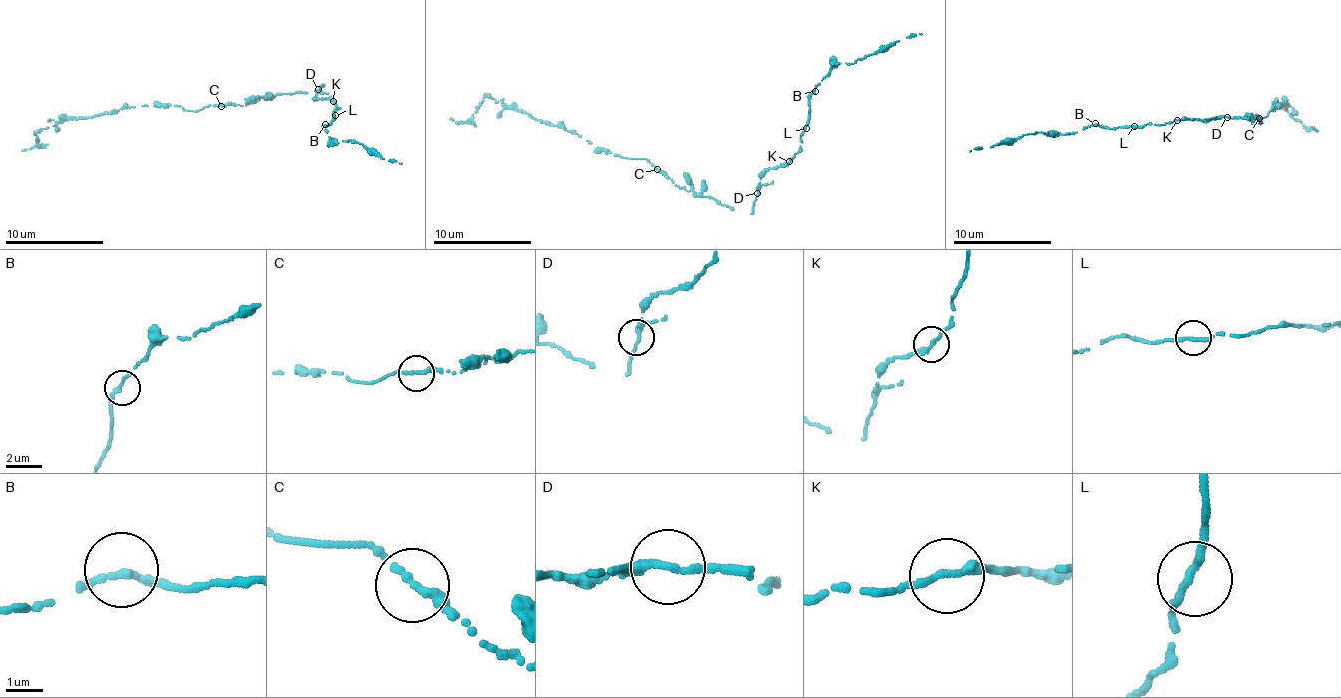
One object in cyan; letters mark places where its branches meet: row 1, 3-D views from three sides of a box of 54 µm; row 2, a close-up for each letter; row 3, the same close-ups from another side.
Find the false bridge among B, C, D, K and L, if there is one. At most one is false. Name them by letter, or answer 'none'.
none

